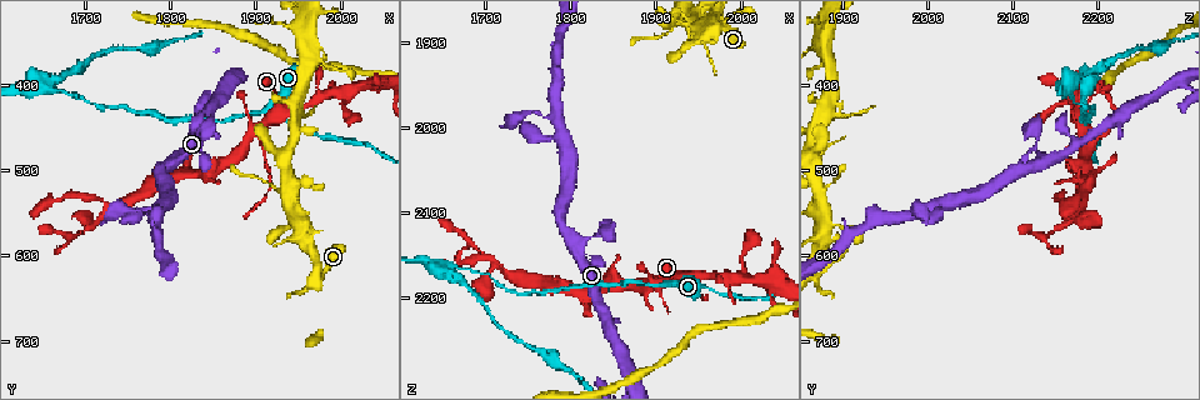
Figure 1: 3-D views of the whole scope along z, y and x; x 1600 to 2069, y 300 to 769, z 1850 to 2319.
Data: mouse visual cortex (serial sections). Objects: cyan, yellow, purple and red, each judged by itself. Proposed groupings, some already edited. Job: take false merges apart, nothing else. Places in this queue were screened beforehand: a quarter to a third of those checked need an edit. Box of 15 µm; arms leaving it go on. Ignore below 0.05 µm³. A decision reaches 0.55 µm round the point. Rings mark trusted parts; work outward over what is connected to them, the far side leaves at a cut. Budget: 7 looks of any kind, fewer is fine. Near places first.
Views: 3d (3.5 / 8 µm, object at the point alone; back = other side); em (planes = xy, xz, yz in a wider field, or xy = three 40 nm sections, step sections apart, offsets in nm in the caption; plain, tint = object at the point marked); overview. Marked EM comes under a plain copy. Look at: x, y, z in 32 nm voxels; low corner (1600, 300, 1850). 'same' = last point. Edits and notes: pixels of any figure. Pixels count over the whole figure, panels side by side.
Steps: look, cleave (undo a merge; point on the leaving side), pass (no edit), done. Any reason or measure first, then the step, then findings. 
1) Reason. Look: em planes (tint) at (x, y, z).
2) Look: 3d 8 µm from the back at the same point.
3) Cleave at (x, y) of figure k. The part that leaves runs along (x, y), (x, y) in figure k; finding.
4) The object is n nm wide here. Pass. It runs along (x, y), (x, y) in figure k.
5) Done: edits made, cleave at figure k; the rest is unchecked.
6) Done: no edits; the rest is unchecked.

Look: 3d 3.5 µm at (1945, 560, 1890).

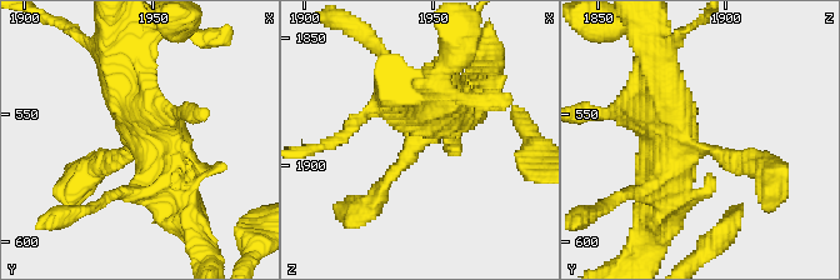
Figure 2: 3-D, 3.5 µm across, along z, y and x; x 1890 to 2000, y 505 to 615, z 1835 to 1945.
Now the EM. Look: em xy step 2 (tint) at (1945, 563, 1888).

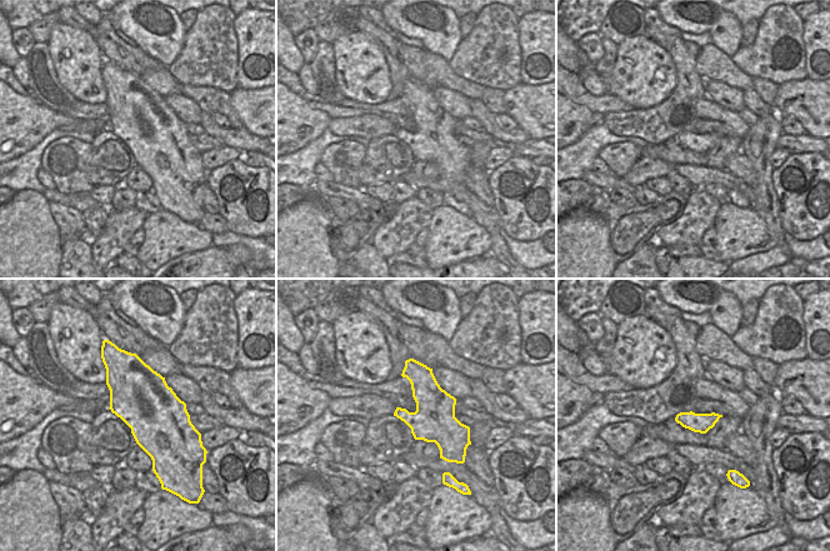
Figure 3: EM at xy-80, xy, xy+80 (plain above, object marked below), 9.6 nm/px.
Pass. It runs along (195, 216), (119, 75) in figure 2; one cell here.

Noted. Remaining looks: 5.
A fork. Look: 3d 3.5 µm from the back at (1900, 455, 2180).

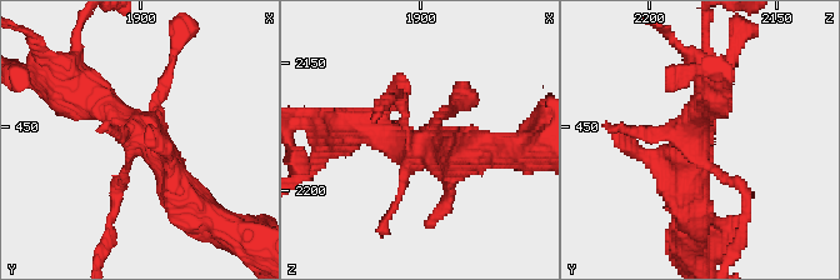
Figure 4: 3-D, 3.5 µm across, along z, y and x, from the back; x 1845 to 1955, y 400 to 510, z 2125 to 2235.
Need the tissue. Look: em xy step 2 (tint) at (1897, 455, 2184).

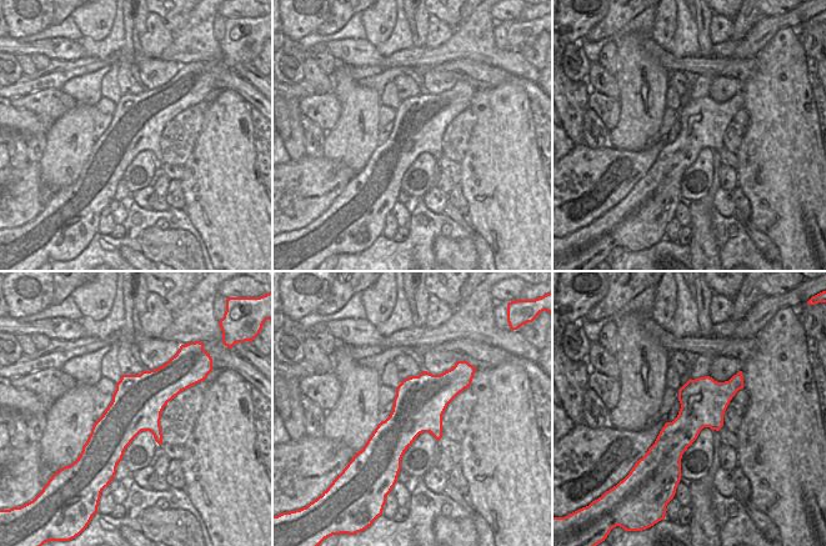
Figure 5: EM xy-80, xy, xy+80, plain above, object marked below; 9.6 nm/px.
Cleave at (743, 186) of figure 4. The part that leaves runs along (710, 168), (746, 194), (730, 259) in figure 4; two cells meet here.

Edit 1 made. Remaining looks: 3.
Done: edits made, cleave at figure 4; the rest is unchecked.

